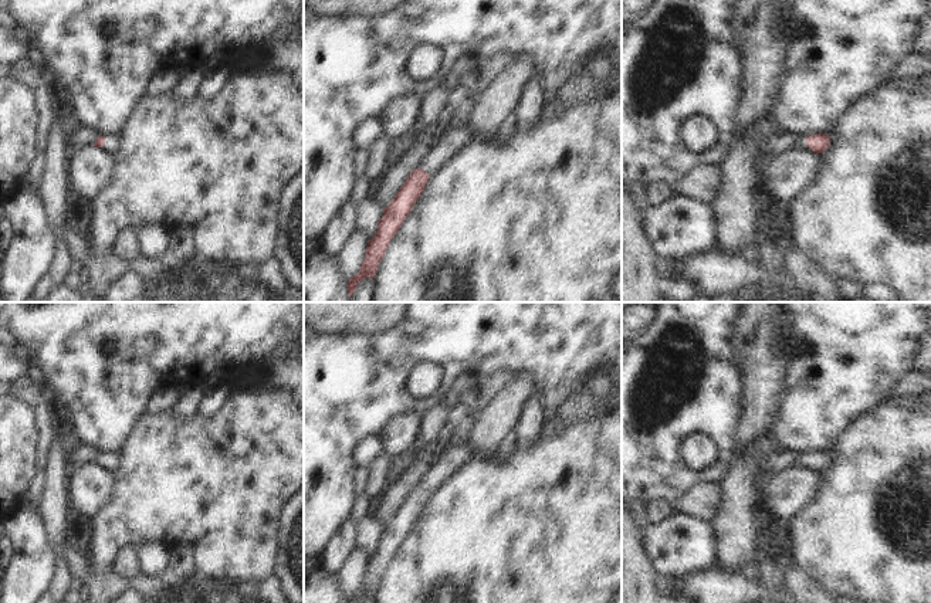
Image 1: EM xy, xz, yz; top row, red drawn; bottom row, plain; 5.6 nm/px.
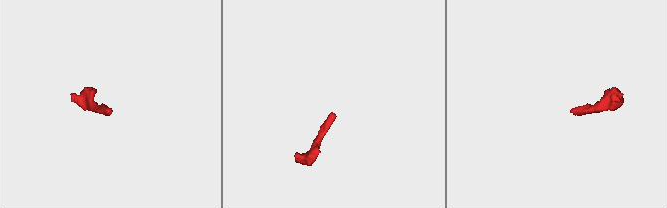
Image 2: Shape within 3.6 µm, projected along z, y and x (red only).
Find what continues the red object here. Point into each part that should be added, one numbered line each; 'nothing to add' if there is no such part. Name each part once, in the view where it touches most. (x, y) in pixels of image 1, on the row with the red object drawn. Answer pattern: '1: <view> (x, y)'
1: xz (453, 139)

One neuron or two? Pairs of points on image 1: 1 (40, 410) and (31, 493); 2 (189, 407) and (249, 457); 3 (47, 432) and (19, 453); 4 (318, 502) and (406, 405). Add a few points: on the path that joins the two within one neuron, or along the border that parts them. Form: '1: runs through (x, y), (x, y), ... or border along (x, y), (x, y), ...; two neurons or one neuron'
1: runs through (44, 430), (40, 473); one neuron
2: border along (196, 412), (188, 417), (175, 417), (169, 413); two neurons
3: border along (31, 409), (37, 432), (34, 450), (36, 470); two neurons
4: runs through (324, 471), (324, 458), (375, 407); one neuron

